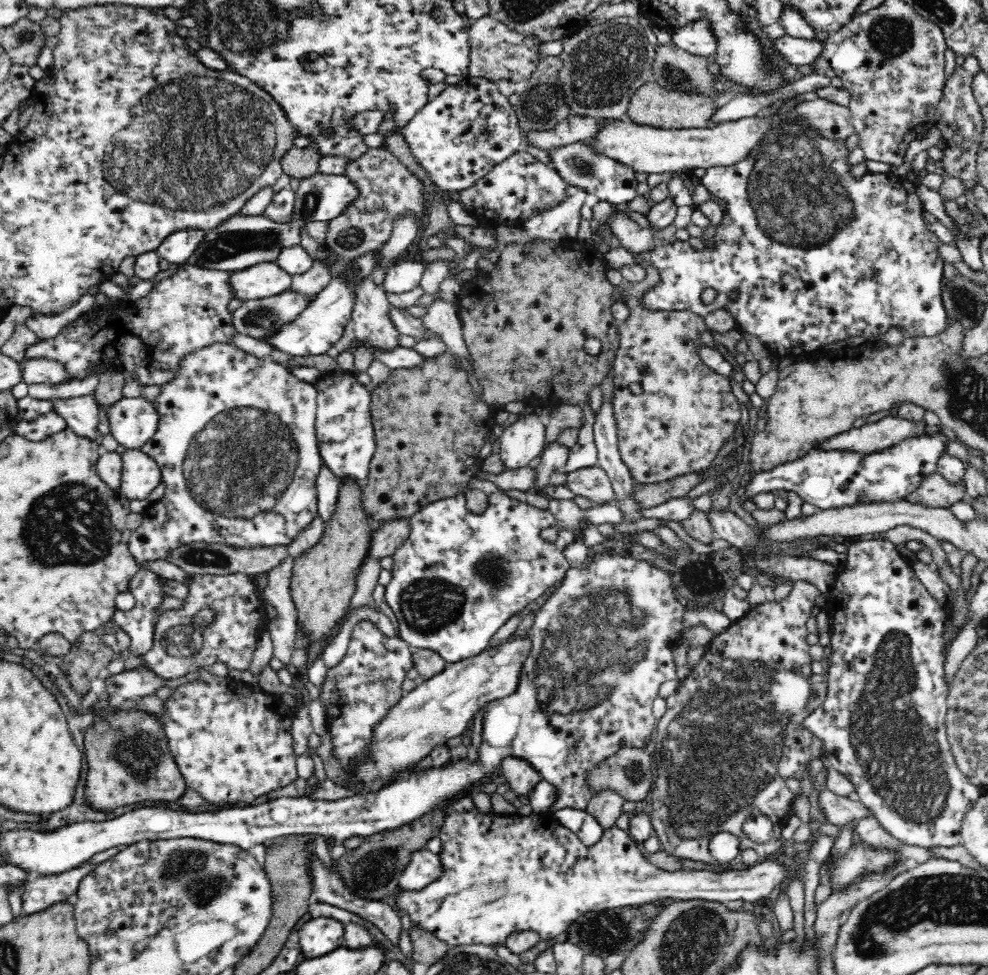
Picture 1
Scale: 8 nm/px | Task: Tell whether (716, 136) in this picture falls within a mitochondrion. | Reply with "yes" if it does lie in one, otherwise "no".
no

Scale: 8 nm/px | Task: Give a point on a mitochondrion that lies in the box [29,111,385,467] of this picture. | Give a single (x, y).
(227, 245)

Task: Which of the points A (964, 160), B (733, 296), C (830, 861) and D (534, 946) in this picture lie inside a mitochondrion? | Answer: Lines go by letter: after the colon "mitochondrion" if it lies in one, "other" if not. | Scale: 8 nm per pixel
A: other
B: other
C: other
D: other

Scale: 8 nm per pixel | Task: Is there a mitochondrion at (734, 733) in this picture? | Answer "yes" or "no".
yes

